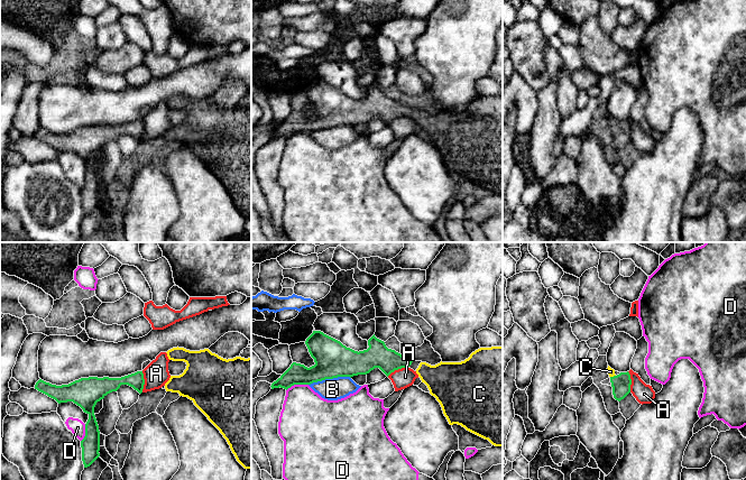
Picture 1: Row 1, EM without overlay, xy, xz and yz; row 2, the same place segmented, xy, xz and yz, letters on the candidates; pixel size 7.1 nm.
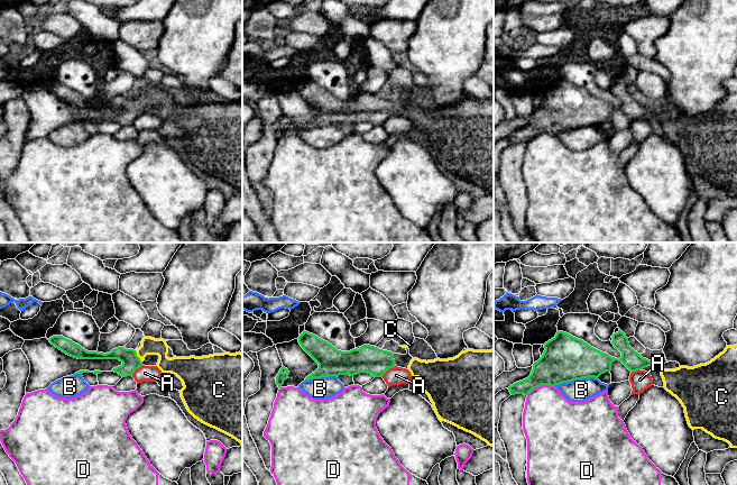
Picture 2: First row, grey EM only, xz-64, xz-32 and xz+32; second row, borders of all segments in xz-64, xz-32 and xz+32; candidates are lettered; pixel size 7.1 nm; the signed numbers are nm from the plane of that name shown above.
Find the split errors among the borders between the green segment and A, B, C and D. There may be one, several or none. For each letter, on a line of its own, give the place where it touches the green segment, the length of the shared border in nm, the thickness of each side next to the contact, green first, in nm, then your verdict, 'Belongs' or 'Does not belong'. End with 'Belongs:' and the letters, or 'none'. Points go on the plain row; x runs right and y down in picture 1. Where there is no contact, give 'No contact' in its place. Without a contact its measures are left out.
A: Touches green at xy (144, 130). Shared border 150 nm. Thickness 120 nm (green) against 180 nm. Does not belong
B: Touches green at xz (329, 127). Shared border 300 nm. Thickness 260 nm (green) against 160 nm. Does not belong
C: Touches green at yz (614, 125). Shared border 40 nm. Thickness 140 nm (green) against 50 nm. Belongs
D: Touches green at xz (296, 132). Shared border 170 nm. Thickness 180 nm (green) against 360 nm. Does not belong
Belongs: C

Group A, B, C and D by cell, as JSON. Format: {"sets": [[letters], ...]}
{"sets": [["A"], ["B"], ["C"], ["D"]]}

